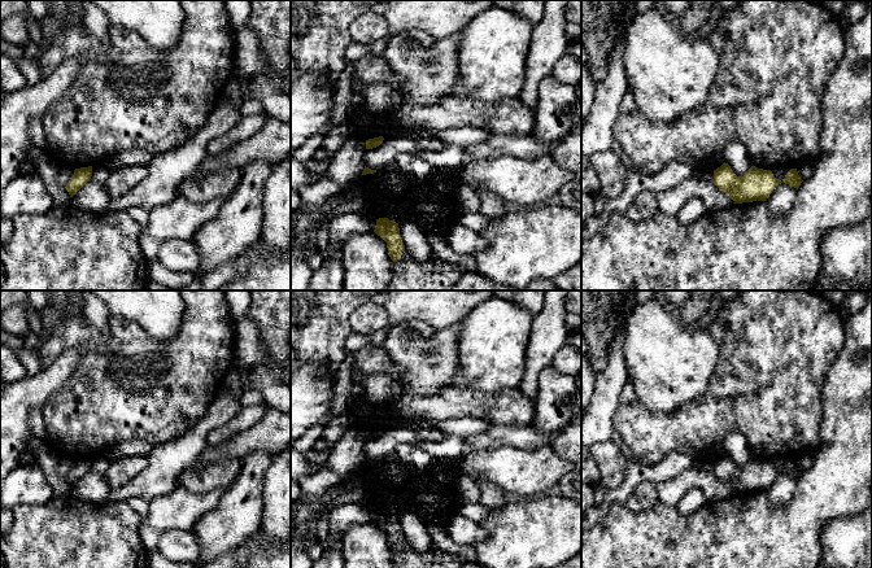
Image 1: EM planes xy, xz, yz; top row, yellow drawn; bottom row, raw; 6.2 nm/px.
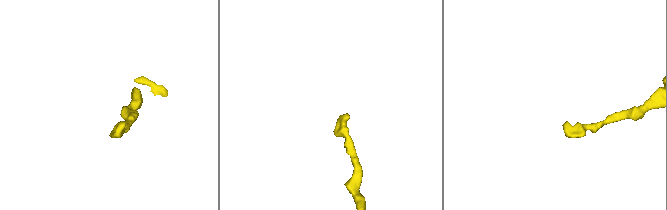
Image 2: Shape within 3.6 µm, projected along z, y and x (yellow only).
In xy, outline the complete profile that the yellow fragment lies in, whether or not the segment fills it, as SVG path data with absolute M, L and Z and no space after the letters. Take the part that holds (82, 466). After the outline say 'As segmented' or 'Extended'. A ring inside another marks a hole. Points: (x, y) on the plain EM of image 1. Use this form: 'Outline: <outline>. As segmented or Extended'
Outline: M92 456L80 458L74 460L74 466L66 475L66 481L73 488L92 467Z. As segmented

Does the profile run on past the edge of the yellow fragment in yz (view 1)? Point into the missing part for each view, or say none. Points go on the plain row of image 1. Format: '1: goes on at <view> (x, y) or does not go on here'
1: does not go on here

